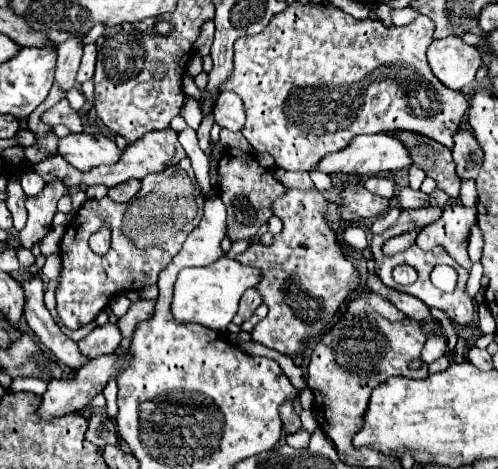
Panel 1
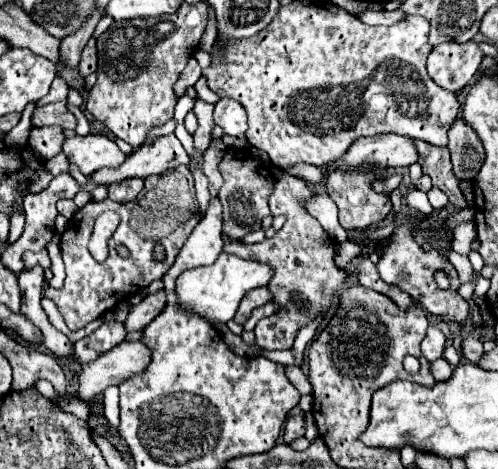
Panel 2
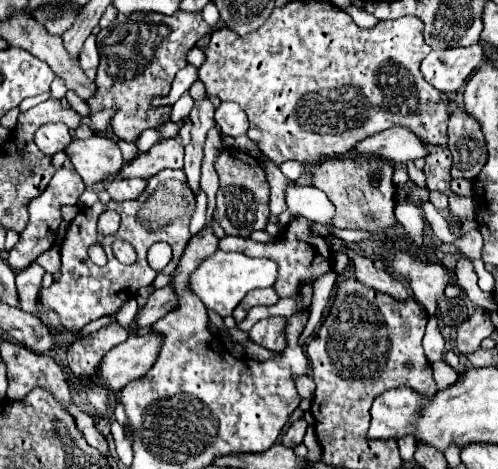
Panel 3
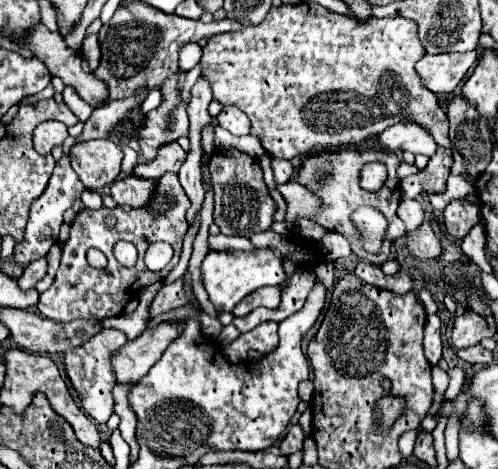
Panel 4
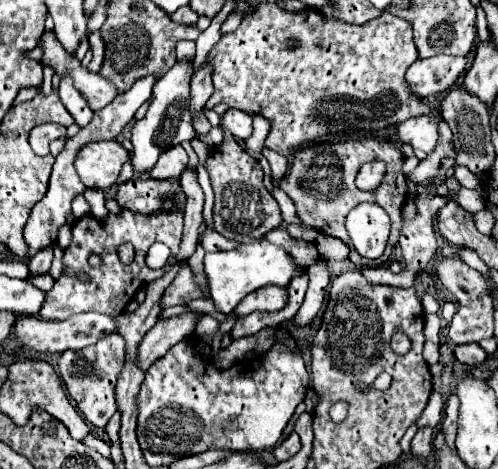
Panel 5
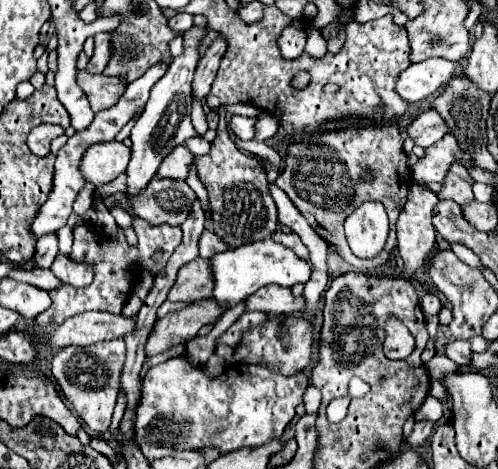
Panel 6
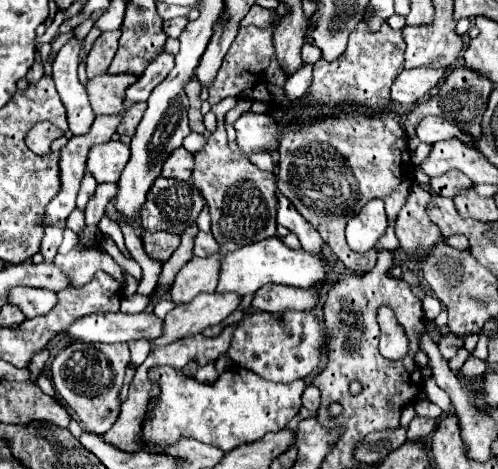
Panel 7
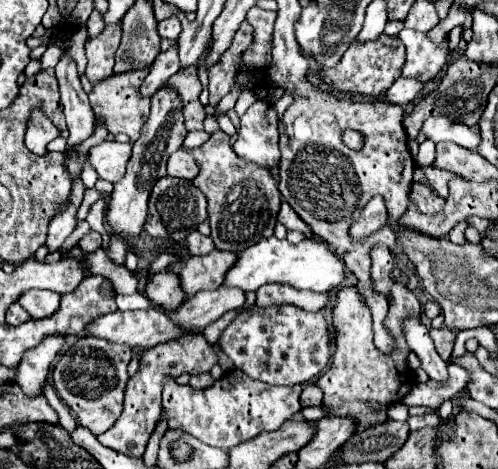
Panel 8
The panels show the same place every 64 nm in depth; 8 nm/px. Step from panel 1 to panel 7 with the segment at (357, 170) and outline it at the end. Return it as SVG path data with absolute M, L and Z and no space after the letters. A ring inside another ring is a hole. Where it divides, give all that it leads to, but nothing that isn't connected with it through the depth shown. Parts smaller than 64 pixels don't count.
M426 116L418 124L416 134L418 134L420 142L426 142L426 144L436 144L436 142L448 140L448 138L458 138L460 142L464 142L468 146L474 144L474 136L460 132L460 128L456 128L454 124L448 124L448 120L444 120L444 118L436 118L436 116Z

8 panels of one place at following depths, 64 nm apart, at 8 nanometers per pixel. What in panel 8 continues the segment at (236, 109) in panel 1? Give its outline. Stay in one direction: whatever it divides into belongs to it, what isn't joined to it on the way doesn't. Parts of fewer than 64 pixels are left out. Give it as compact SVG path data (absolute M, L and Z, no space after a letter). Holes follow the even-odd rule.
M256 100L240 116L240 132L234 142L234 152L256 166L268 170L280 164L278 148L278 114L266 100Z

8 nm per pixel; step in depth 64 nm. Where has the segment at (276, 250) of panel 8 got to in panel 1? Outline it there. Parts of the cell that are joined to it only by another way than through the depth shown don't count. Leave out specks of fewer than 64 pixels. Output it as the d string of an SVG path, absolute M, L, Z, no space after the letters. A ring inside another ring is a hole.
M222 256L210 266L202 268L184 268L178 274L174 286L174 302L172 314L180 322L198 322L206 328L216 332L226 332L226 326L232 322L234 314L238 312L238 302L248 288L254 288L260 282L262 272L252 266L244 266L234 258Z

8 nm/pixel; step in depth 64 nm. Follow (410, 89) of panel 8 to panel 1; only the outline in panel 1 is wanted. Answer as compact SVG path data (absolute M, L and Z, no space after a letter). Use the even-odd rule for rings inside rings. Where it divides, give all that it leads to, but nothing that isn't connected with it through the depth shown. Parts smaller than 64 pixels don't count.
M458 36L434 40L428 48L428 64L434 76L450 90L462 90L472 84L478 68L482 66L480 52L468 46Z

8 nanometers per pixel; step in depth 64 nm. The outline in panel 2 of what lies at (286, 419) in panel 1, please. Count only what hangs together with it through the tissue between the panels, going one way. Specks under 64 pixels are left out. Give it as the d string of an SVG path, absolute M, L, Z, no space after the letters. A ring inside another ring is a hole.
M288 418L284 428L284 442L290 444L296 438L302 438L306 432L306 420L304 418Z

